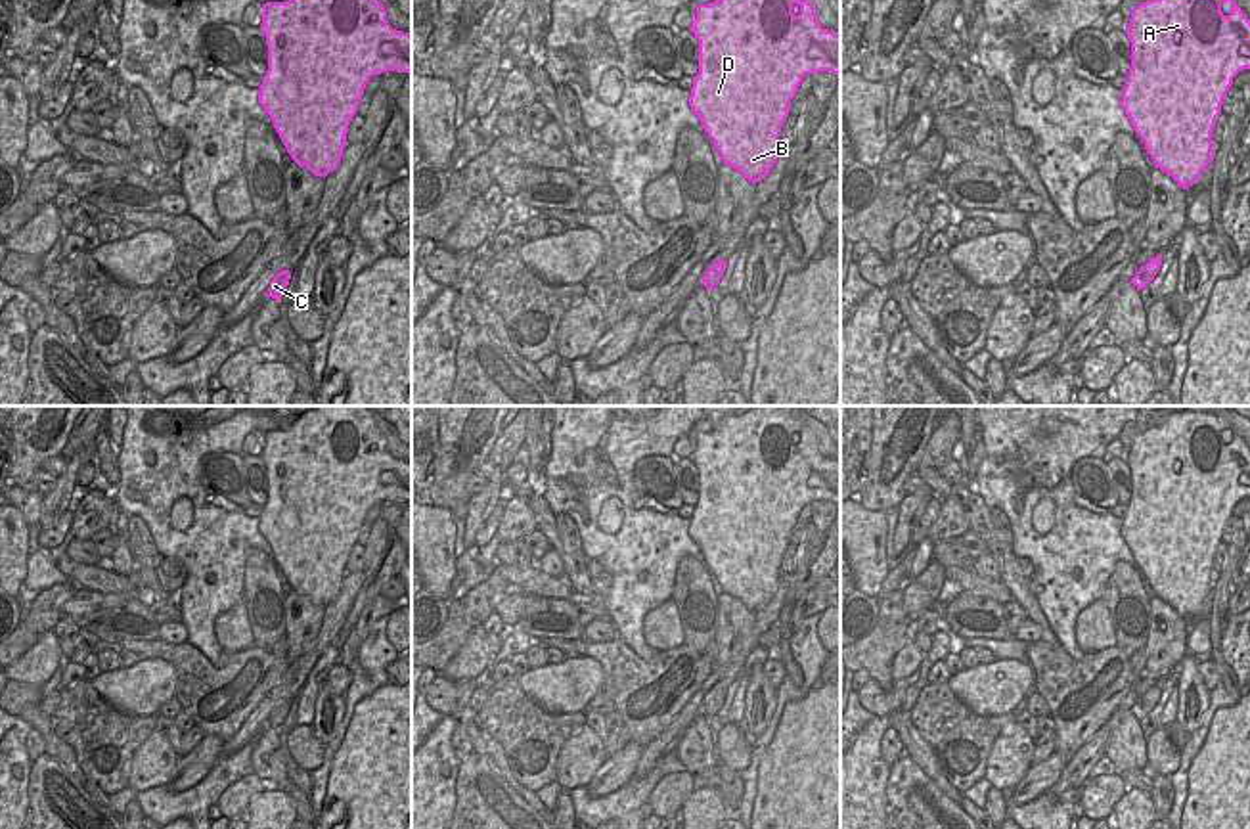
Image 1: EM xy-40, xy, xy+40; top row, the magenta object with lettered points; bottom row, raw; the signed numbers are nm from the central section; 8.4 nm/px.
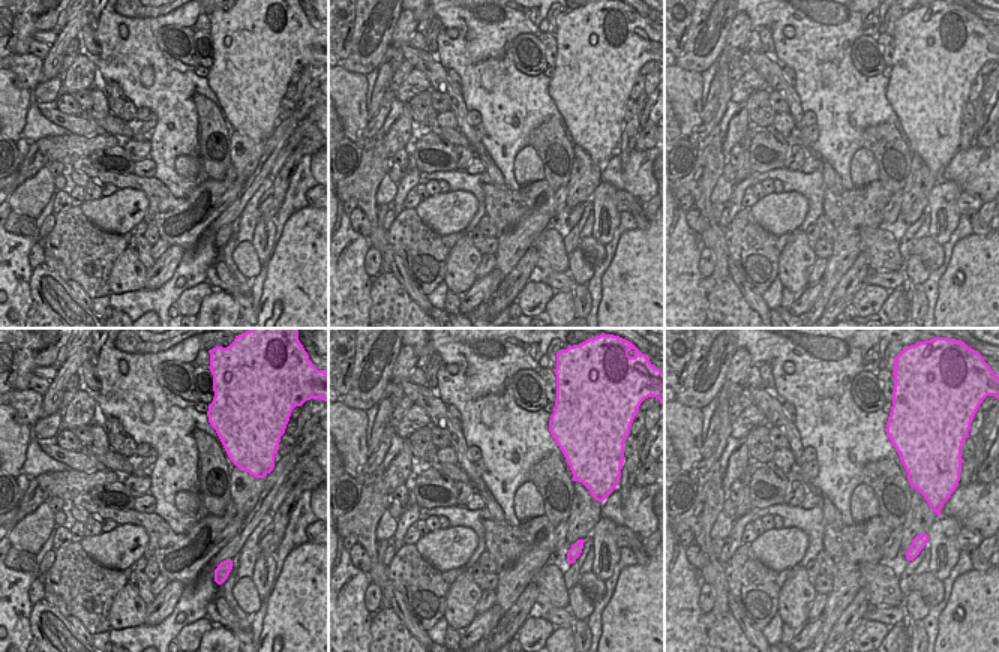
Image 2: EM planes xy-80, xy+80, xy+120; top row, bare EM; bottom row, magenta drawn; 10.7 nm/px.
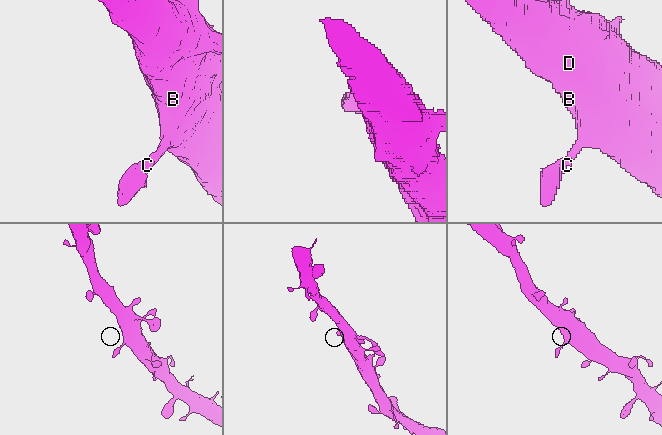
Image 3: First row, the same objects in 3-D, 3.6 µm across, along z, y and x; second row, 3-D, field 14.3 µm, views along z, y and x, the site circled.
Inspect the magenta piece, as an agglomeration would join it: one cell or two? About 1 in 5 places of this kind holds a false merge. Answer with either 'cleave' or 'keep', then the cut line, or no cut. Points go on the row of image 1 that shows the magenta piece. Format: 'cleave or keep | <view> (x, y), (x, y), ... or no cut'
keep | no cut

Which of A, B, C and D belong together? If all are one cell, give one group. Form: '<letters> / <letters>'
A B C D

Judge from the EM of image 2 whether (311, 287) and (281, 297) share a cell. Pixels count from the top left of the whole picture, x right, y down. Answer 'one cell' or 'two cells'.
one cell

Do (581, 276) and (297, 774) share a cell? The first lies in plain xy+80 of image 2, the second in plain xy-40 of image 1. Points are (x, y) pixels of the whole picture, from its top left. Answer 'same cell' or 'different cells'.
different cells

